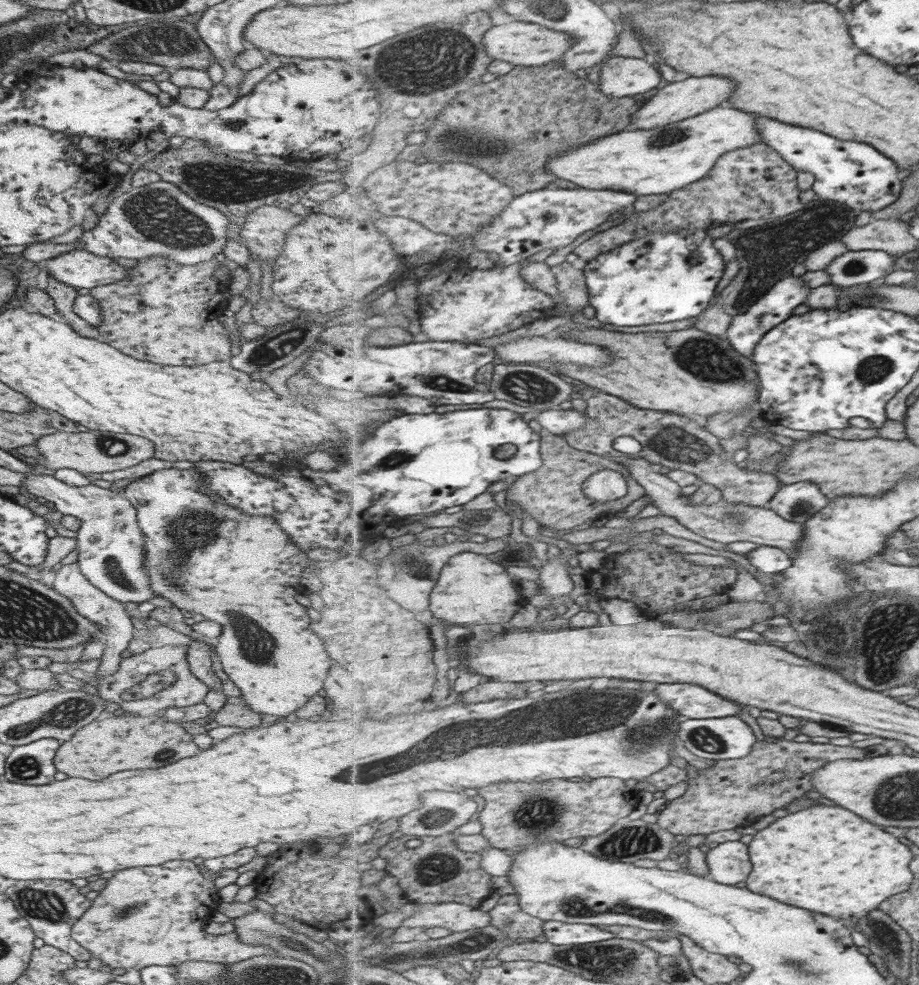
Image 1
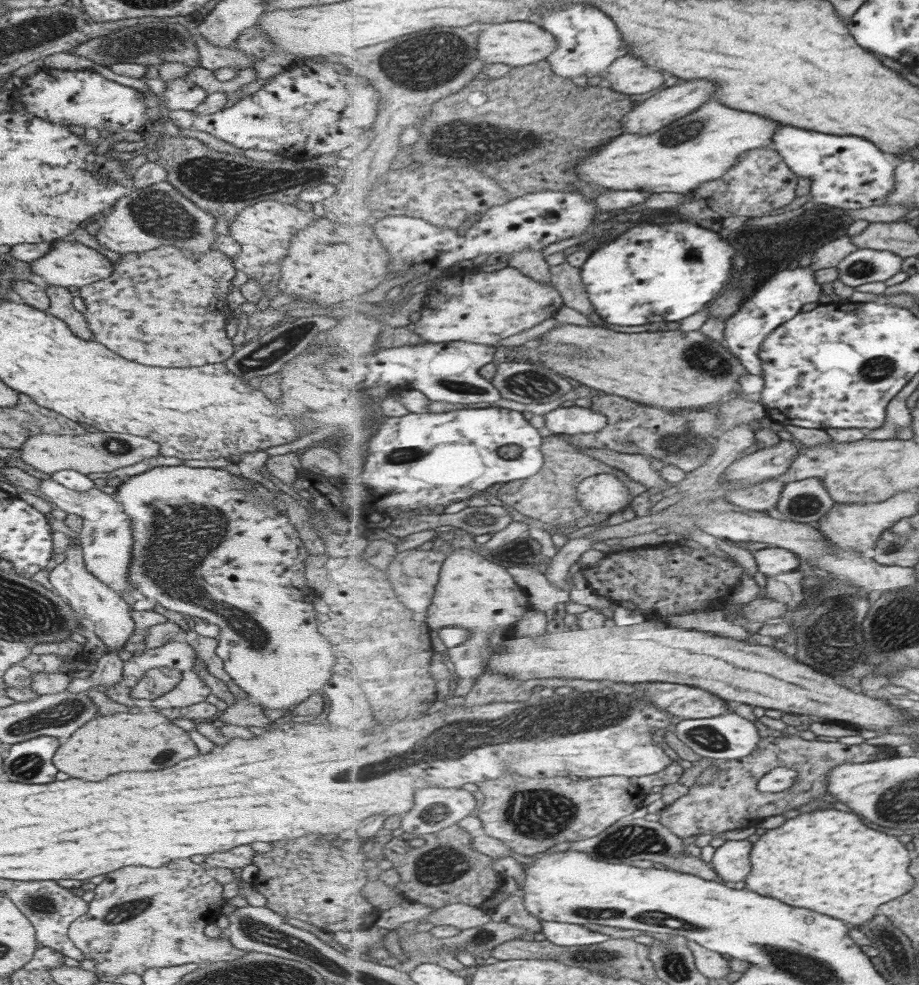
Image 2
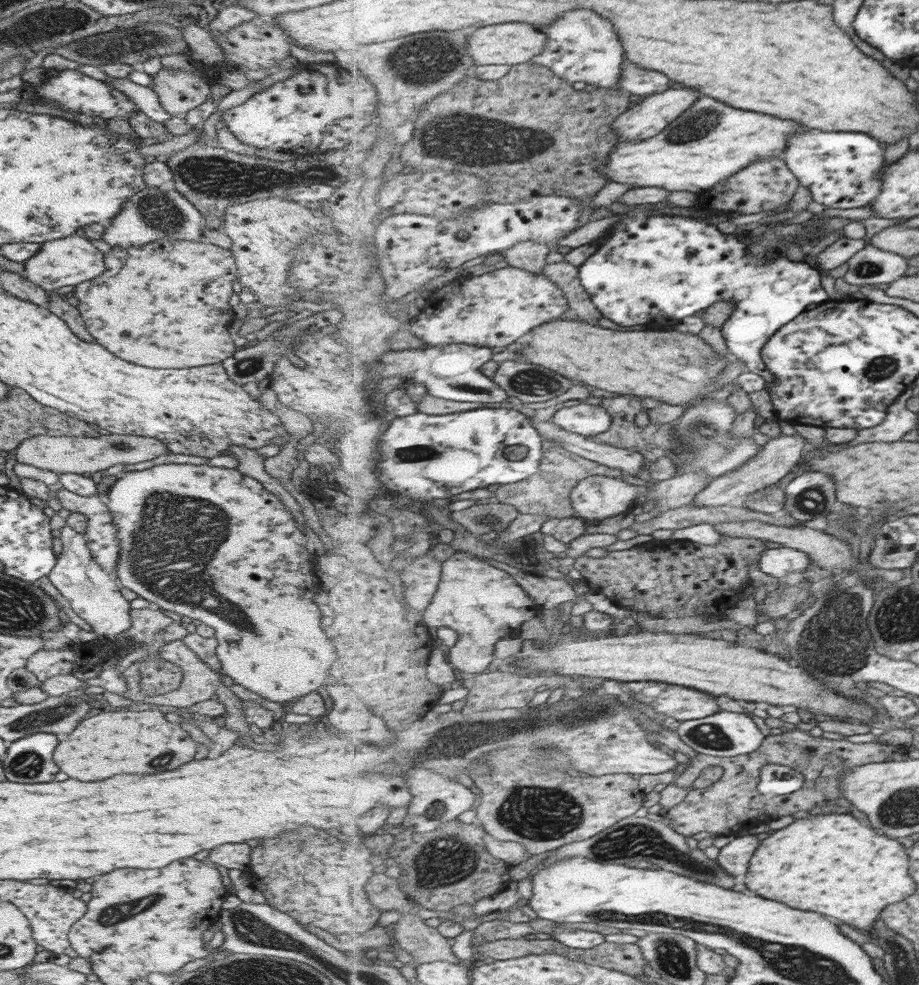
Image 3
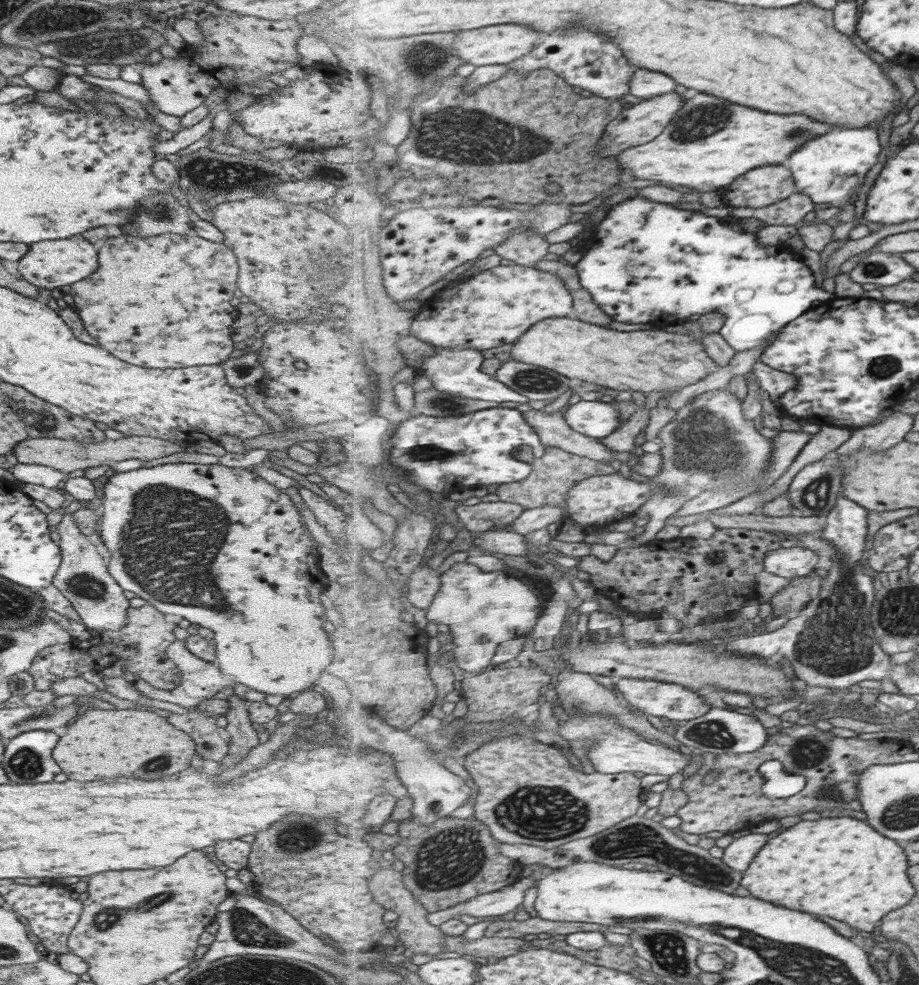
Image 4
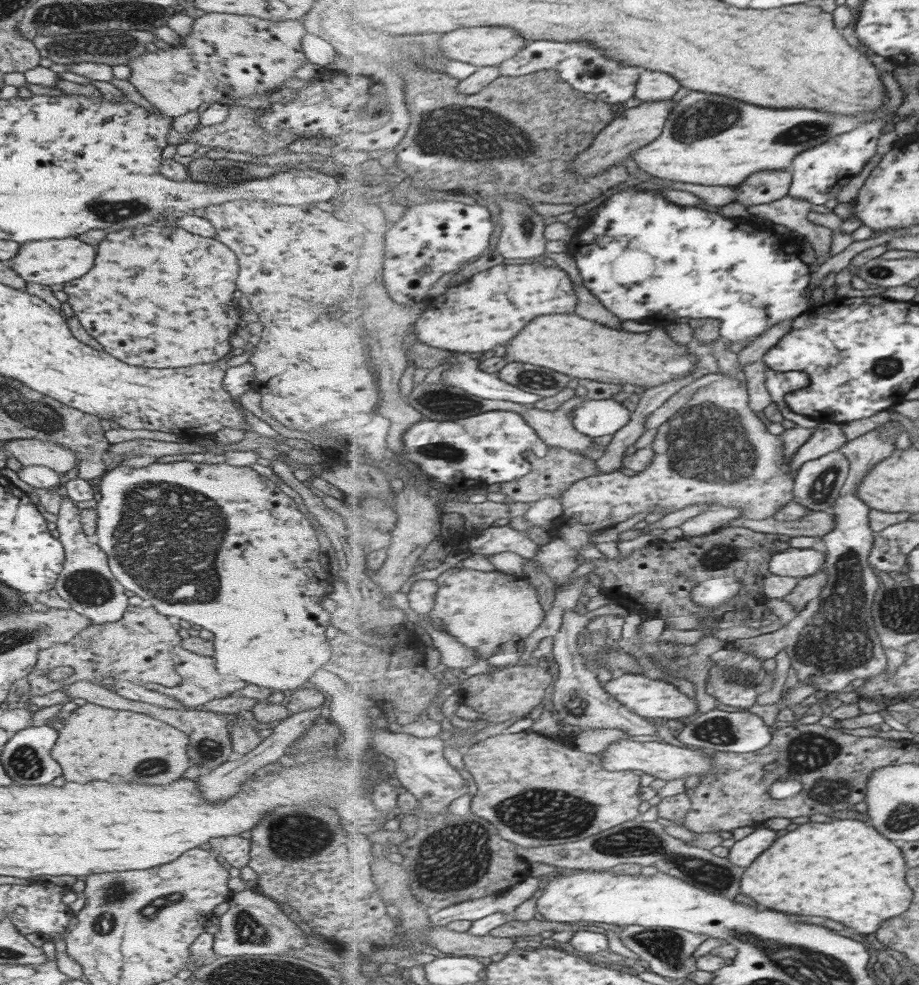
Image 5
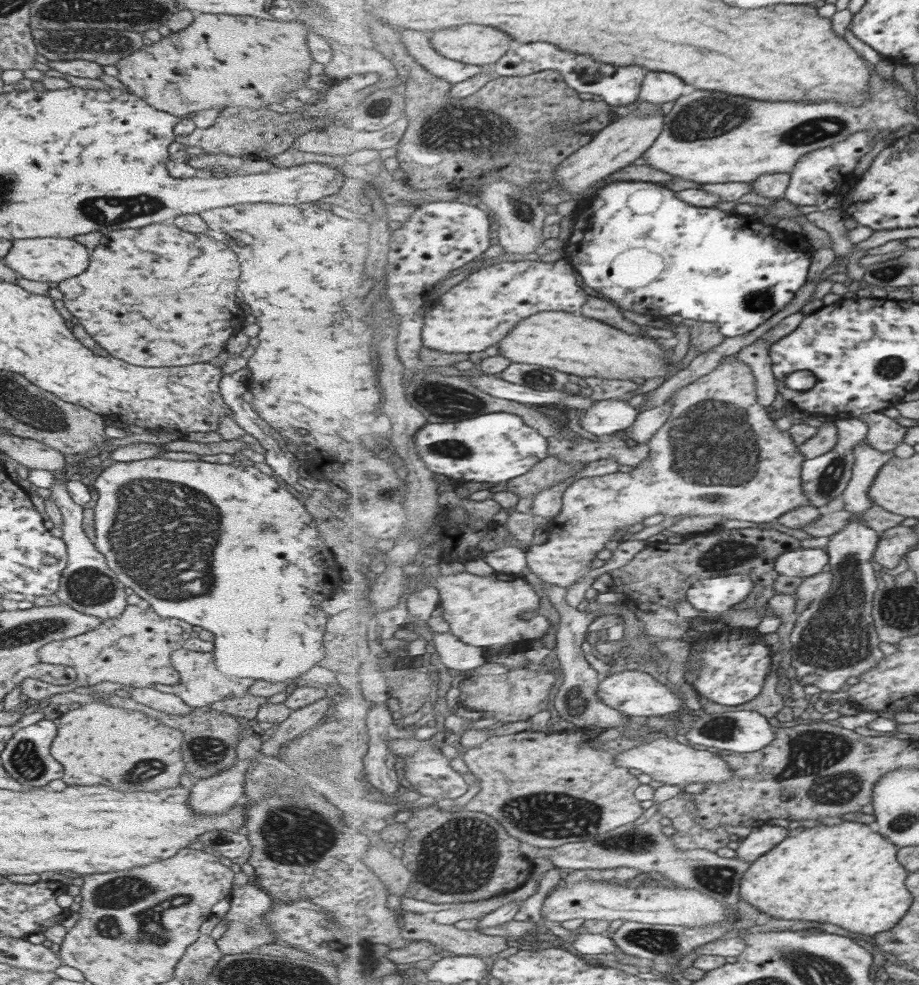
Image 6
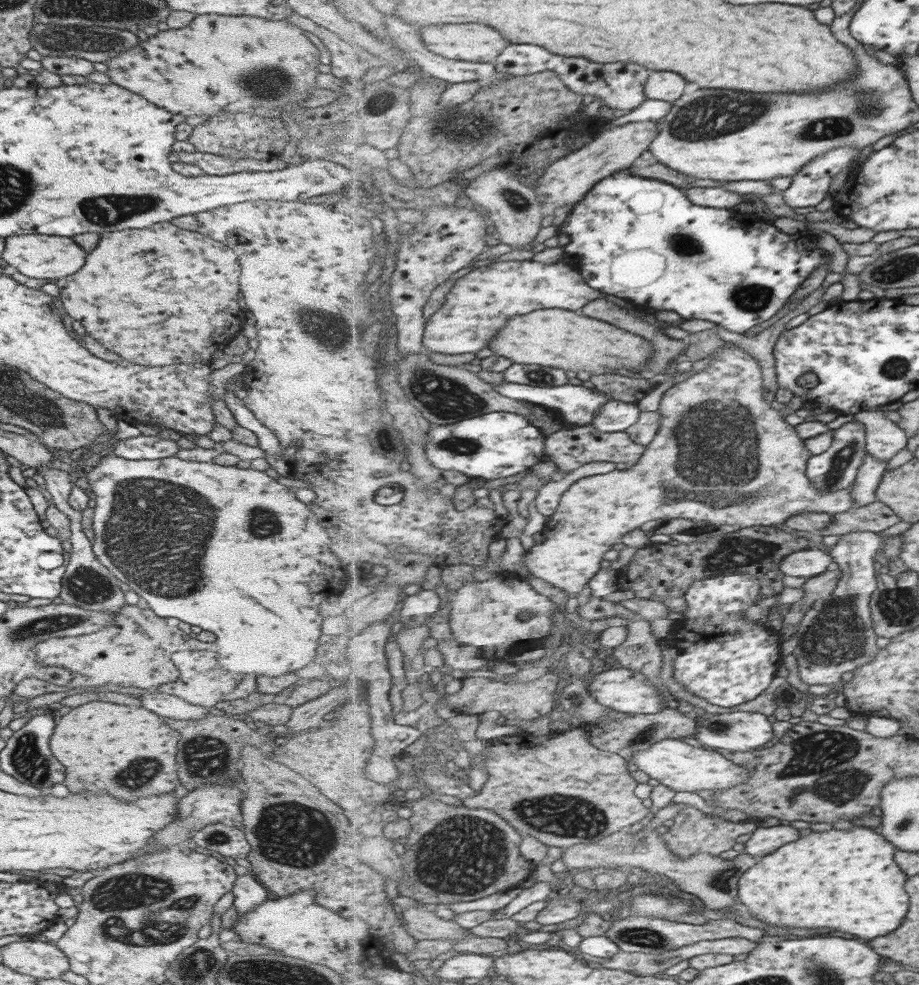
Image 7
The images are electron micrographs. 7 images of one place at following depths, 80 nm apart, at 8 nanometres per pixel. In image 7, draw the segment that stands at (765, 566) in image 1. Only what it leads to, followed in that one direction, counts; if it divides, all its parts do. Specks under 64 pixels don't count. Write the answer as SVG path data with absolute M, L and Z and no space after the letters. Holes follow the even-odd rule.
M816 546L790 554L781 562L781 570L786 576L811 578L829 571L833 564L833 555L828 549Z

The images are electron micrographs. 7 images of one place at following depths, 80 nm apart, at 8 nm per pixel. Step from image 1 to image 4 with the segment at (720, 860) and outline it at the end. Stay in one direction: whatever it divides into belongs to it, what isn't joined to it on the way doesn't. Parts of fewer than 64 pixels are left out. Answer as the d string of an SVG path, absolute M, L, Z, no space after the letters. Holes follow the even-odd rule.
M751 833L747 836L734 839L725 848L723 862L736 871L745 872L753 863L761 849L769 843L769 834Z

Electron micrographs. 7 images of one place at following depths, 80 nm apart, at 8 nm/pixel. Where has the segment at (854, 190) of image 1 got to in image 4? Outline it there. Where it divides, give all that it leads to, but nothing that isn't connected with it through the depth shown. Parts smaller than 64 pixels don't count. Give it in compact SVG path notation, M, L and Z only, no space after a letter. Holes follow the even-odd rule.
M875 126L857 130L851 128L823 134L821 138L804 142L784 165L793 171L798 192L808 194L817 205L829 202L831 206L839 207L855 202L856 196L849 196L853 188L857 188L865 180L869 168L877 164L879 152L881 144Z

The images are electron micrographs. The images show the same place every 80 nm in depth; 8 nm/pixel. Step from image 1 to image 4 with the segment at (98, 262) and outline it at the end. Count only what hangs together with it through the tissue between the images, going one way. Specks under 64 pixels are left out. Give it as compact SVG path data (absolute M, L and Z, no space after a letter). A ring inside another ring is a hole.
M80 235L55 241L33 242L29 250L17 262L17 271L30 284L43 290L75 284L97 270L97 247L85 241Z

